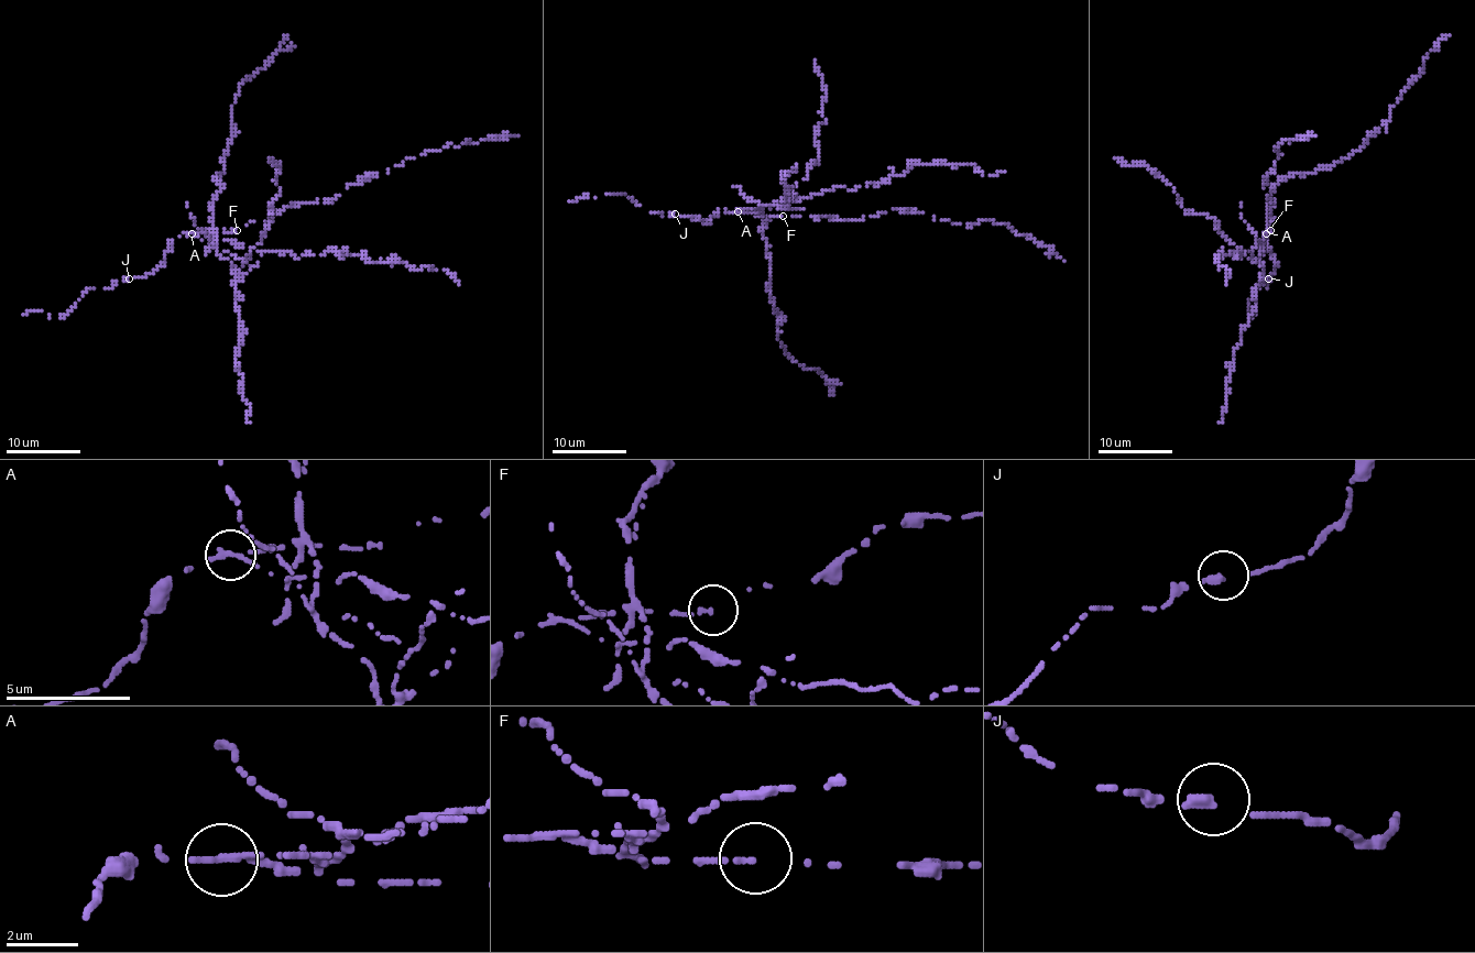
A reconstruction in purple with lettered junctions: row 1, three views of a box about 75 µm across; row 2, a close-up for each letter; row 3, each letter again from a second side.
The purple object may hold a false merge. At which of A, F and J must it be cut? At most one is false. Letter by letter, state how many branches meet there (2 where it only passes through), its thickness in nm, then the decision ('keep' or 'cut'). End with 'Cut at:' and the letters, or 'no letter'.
A: 1 branches meet; 300 nm thick; cut
F: 1 branches meet; 160 nm thick; keep
J: 2 branches meet; 240 nm thick; keep
Cut at: A

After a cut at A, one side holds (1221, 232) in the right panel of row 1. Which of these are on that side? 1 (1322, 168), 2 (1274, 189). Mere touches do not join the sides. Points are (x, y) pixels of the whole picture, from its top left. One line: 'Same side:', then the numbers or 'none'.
Same side: 1, 2

